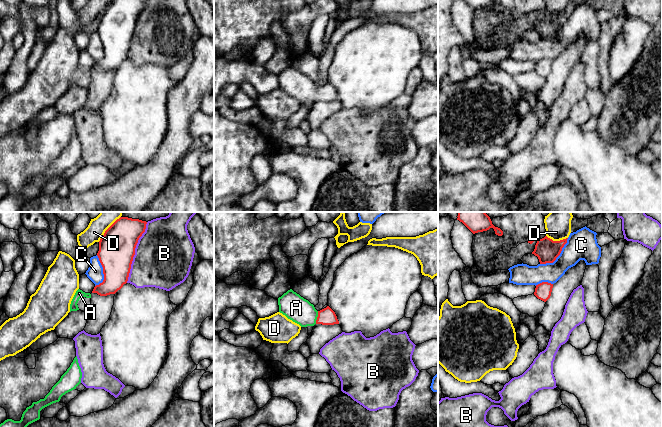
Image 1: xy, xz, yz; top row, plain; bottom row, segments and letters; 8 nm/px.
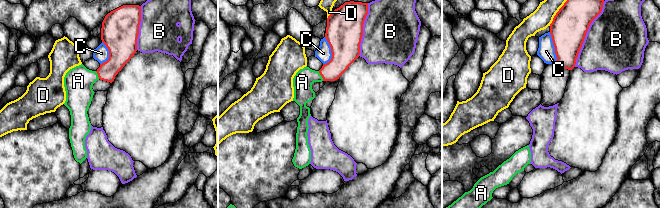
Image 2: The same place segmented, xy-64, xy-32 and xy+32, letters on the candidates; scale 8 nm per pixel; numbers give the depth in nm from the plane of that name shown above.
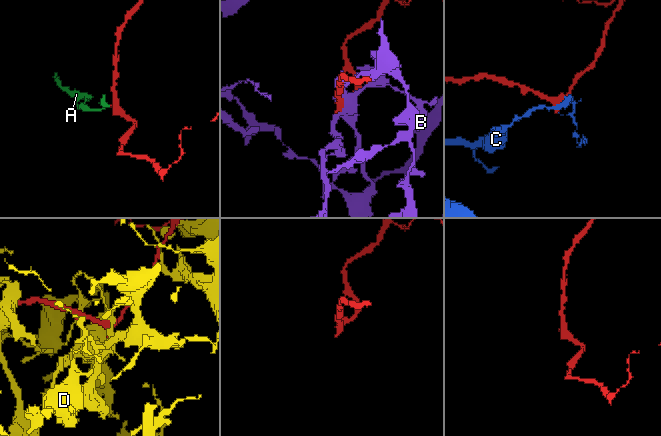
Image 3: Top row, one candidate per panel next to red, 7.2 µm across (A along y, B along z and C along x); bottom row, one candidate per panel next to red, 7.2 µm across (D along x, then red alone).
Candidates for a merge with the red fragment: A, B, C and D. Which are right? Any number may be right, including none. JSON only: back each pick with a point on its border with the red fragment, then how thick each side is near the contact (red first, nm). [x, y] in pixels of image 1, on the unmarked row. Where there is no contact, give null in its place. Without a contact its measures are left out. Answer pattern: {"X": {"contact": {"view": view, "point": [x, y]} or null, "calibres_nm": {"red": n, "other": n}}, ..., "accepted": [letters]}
{"A": {"contact": {"view": "xz", "point": [317, 93]}, "calibres_nm": {"red": 140, "other": 200}}, "accepted": ["A"]}

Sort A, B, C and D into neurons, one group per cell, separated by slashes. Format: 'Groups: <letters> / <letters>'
Groups: A / B / C / D

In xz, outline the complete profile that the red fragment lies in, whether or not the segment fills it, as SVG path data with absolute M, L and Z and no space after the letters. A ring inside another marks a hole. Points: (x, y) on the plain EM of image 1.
M292 65L278 74L278 81L280 89L301 103L339 100L335 88L329 82L317 87L313 80Z

